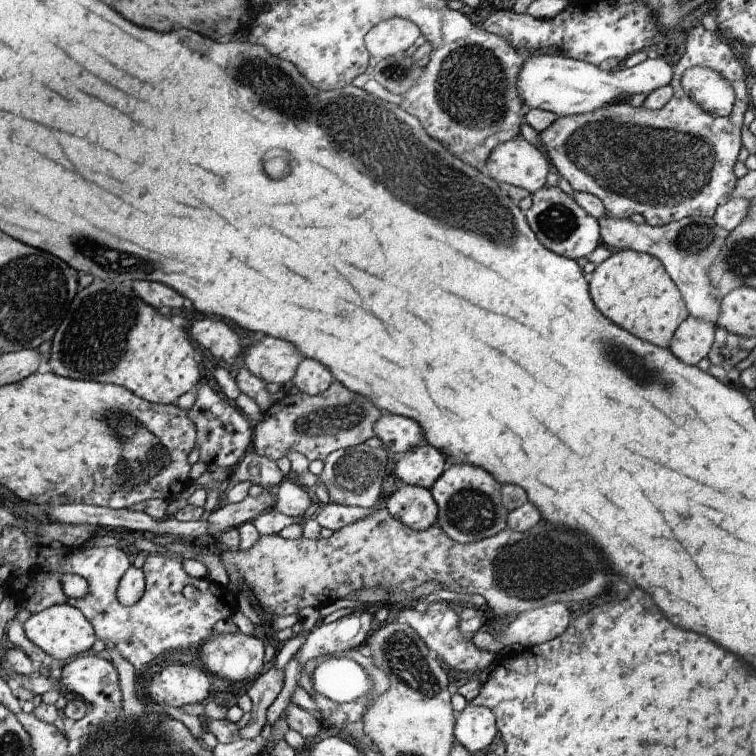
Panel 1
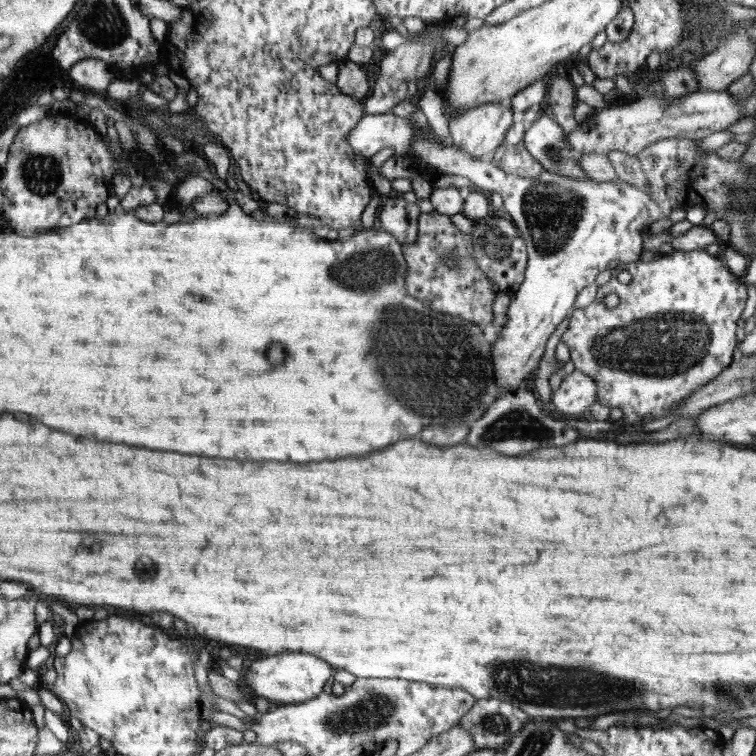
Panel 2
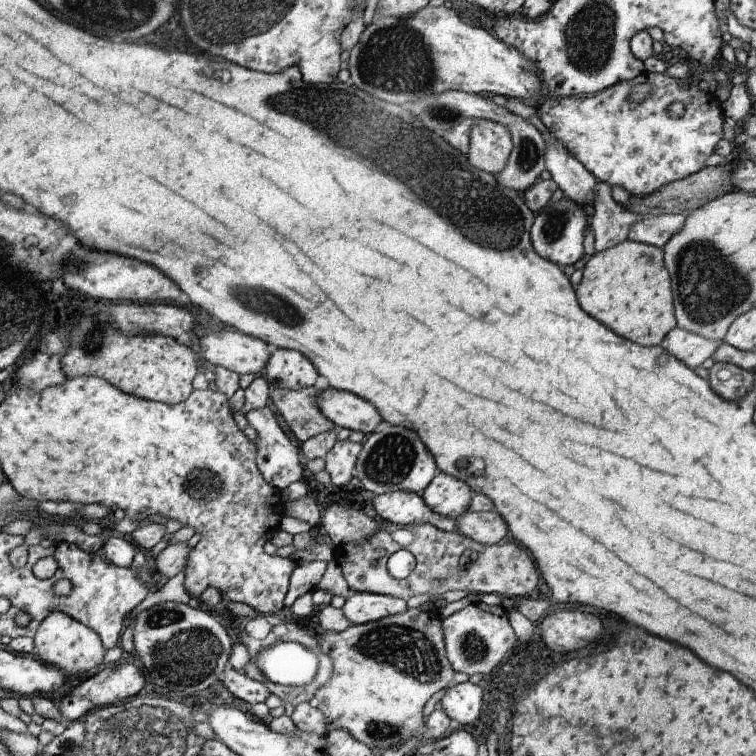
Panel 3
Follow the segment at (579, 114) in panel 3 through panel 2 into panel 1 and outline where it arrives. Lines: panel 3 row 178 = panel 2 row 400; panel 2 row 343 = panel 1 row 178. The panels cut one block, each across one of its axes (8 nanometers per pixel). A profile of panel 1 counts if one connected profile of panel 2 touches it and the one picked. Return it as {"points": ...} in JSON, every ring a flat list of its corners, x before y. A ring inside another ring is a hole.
{"points":[[701,23,694,24,687,31,685,52,673,65,672,98,660,110,646,109,643,105,634,107,628,101,614,102,586,114,558,117,538,138,551,153,555,172,566,178,573,190,594,194,602,200,605,212,620,218,630,219,632,214,642,214,650,226,666,226,686,217,704,215,712,217,718,206,730,199,730,190,736,186,734,164,742,148,742,125,744,112,748,110,750,98,744,78,744,68,736,58,734,45,723,36,716,36],[708,66,720,73,734,88,736,100,732,112,725,117,706,114,697,102,690,98,681,80,689,68]]}

